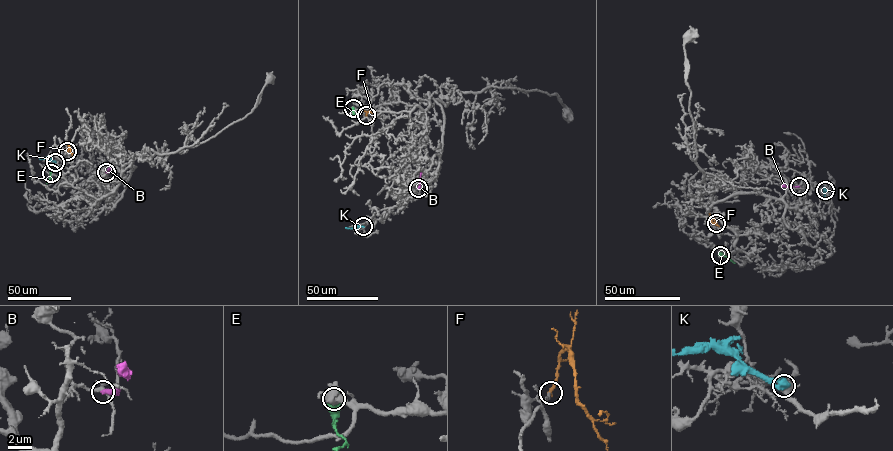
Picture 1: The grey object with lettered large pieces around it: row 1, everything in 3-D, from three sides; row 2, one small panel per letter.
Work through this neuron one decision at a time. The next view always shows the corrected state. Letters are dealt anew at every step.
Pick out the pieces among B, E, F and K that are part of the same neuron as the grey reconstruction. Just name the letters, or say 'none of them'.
none of them

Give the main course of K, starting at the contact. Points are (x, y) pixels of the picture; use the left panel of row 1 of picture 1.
K: (55, 162), (47, 158), (40, 159)

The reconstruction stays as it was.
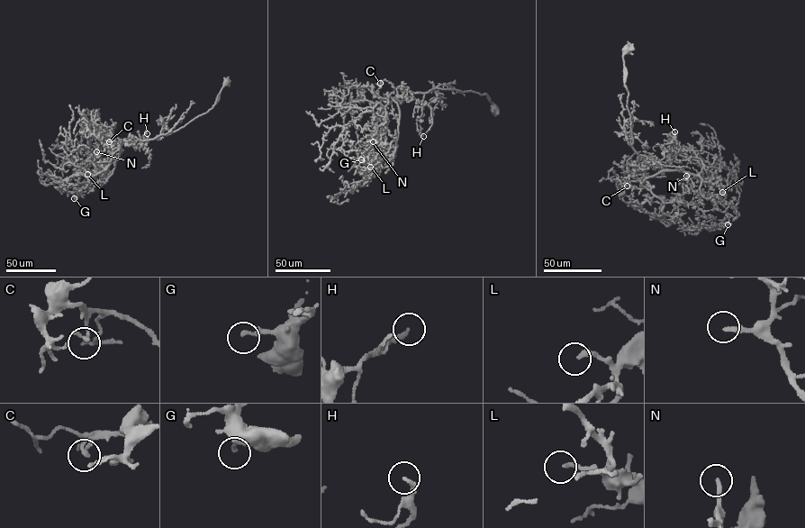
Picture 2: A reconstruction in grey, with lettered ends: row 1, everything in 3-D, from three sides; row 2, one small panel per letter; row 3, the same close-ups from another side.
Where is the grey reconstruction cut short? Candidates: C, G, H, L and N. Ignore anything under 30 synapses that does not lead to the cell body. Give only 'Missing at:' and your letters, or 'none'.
Missing at: N

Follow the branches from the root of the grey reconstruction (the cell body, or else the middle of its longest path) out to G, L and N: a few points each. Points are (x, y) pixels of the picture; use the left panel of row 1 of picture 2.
G: (226, 82), (211, 108), (178, 129), (148, 140), (129, 136), (104, 183), (86, 182), (74, 198)
L: (226, 82), (211, 108), (178, 129), (148, 140), (129, 136), (104, 183), (90, 183), (87, 174)
N: (226, 82), (211, 108), (178, 129), (148, 140), (129, 136), (106, 180), (95, 166), (96, 151)

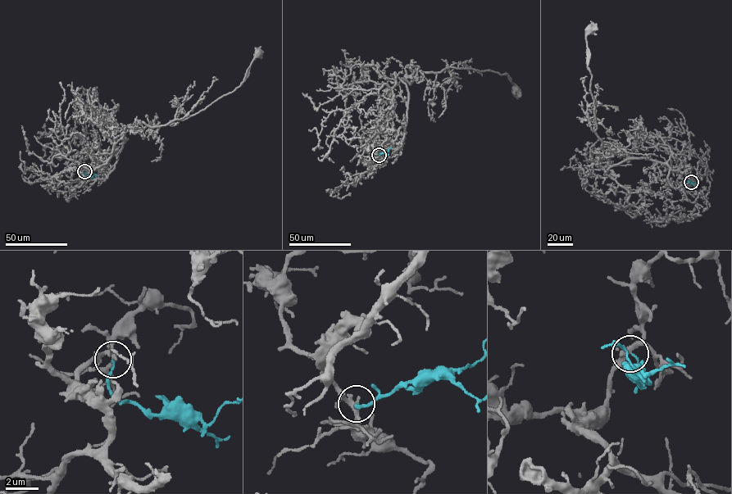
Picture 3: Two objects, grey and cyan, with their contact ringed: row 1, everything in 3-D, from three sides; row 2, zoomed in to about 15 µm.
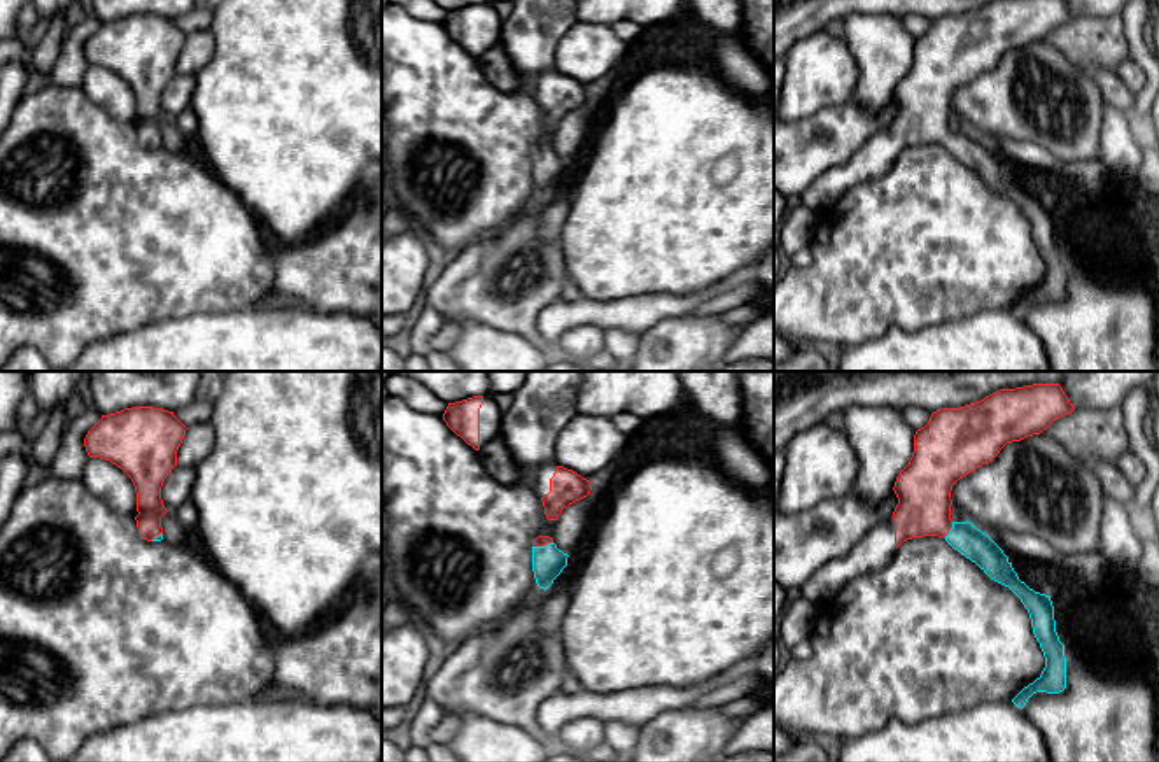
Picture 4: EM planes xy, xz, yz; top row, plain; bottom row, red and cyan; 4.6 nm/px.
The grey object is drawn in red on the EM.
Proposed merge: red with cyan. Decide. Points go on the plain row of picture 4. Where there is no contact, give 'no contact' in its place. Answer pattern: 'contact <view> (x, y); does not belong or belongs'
contact yz (949, 137); belongs

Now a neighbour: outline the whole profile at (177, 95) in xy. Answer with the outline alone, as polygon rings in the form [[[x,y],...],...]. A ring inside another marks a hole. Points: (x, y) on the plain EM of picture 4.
[[[175,74],[172,81],[165,86],[161,95],[161,107],[165,116],[173,119],[182,110],[191,109],[194,88],[194,75]]]

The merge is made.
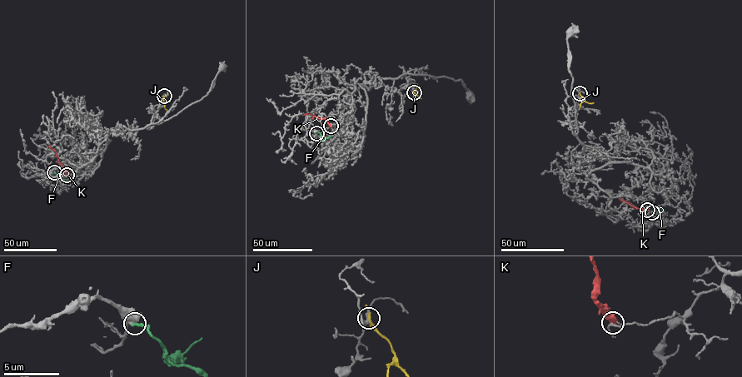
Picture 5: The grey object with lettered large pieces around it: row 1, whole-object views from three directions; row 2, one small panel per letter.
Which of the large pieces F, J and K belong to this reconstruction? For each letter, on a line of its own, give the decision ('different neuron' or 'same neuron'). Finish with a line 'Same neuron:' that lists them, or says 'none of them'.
F: same neuron
J: different neuron
K: different neuron
Same neuron: F

